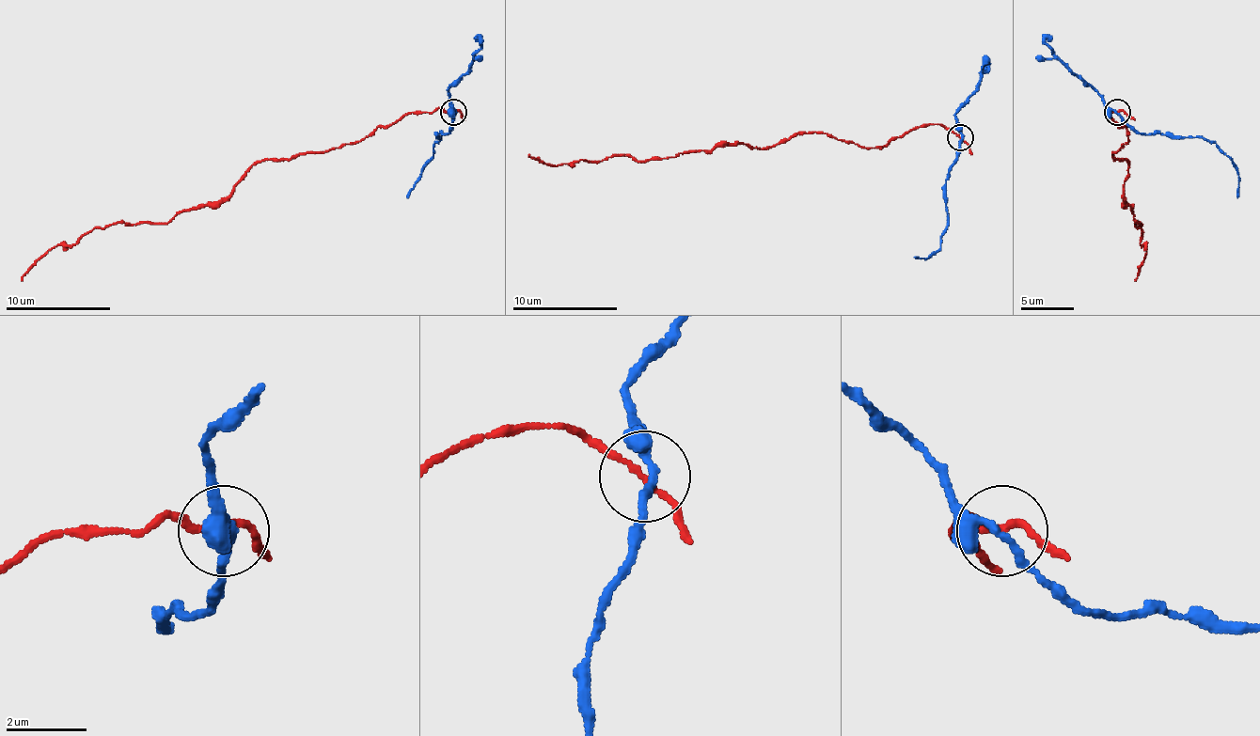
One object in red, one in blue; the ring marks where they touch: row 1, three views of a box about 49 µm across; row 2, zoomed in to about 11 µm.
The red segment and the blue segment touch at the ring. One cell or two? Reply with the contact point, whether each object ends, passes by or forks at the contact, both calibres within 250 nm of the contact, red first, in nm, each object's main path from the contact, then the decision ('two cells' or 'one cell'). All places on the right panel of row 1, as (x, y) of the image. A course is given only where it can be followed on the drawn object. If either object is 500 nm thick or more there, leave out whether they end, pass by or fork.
(1117, 112) | red passes by | blue passes by | 150/200 nm | red via (1117, 111), (1104, 111), (1127, 130), (1127, 140), (1111, 153), (1127, 162), (1125, 201), (1145, 248), (1135, 280) | blue via (1117, 111), (1141, 133), (1211, 140), (1237, 169), (1237, 198) | one cell

